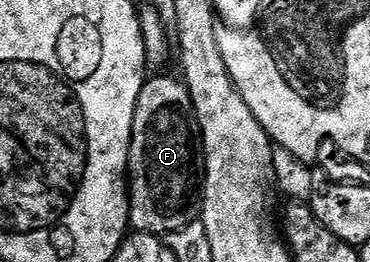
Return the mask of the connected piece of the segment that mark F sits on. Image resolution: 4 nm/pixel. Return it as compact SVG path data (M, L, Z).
M149 77L138 96L128 153L128 221L133 231L167 236L197 221L202 210L202 143L188 87L179 77Z

